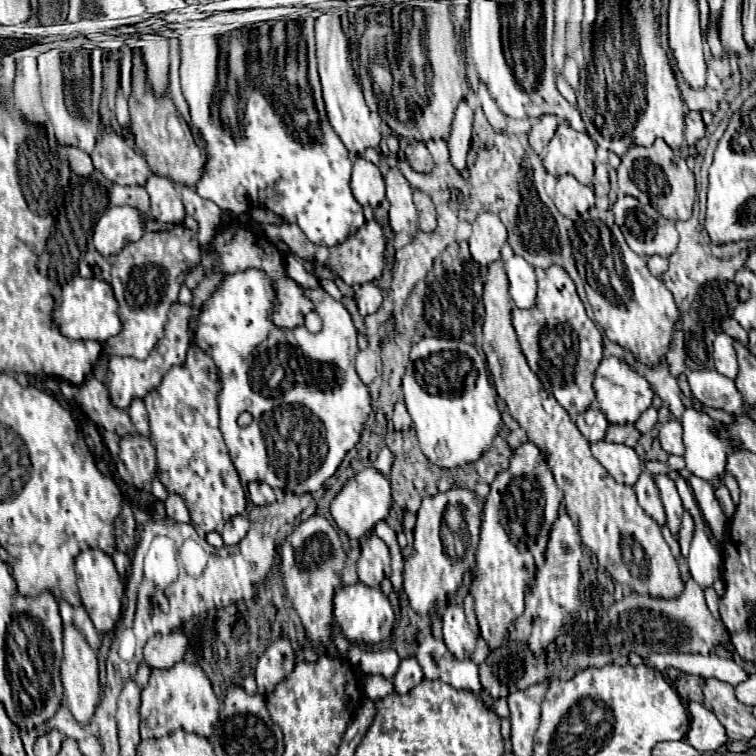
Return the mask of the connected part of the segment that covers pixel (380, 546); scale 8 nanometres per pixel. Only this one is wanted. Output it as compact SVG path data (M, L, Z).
M370 536L362 540L362 554L358 560L358 576L360 582L366 586L378 586L384 576L386 568L391 568L391 555L386 542L378 536Z

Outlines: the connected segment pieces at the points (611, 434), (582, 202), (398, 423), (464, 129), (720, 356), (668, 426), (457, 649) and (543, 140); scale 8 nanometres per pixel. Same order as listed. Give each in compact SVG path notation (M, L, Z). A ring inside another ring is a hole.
M624 424L624 426L608 426L604 440L612 444L624 444L624 446L634 448L638 438L640 438L640 432L634 428L634 424Z
M560 176L554 204L562 214L576 222L578 214L594 206L594 192L590 186L580 184L574 176Z
M400 400L396 402L394 406L394 416L392 416L392 422L394 422L394 430L408 430L412 420L410 420L410 414L406 410L406 404Z
M462 100L462 104L456 110L452 132L448 138L450 162L456 170L462 170L466 166L466 152L468 152L470 136L472 136L472 106L466 100Z
M720 332L714 340L714 362L716 370L728 378L736 378L738 374L738 362L736 362L736 350L734 350L734 340Z
M670 418L668 422L664 422L660 426L660 444L668 454L676 454L676 456L684 456L684 444L682 444L682 428L680 422Z
M448 606L442 614L442 632L444 632L444 642L448 650L458 658L466 660L472 658L474 648L476 648L476 636L472 634L464 608L460 606Z
M542 116L532 126L530 136L528 136L528 144L536 154L542 154L548 140L552 140L552 132L556 132L556 120L560 120L560 118L558 116Z

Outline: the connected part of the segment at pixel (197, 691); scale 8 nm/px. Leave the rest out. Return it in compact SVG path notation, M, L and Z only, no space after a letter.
M178 662L174 664L174 668L164 670L164 672L152 670L150 682L142 690L140 740L168 736L178 728L210 738L216 722L219 721L219 712L220 701L216 698L212 684L200 666Z

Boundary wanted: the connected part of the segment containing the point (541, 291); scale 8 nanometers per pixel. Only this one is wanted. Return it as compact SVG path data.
M552 266L544 272L544 278L538 280L536 308L514 308L512 324L530 368L560 406L568 410L570 418L576 420L576 416L594 402L592 380L602 360L602 334L586 316L584 304L576 294L576 286L564 268Z

